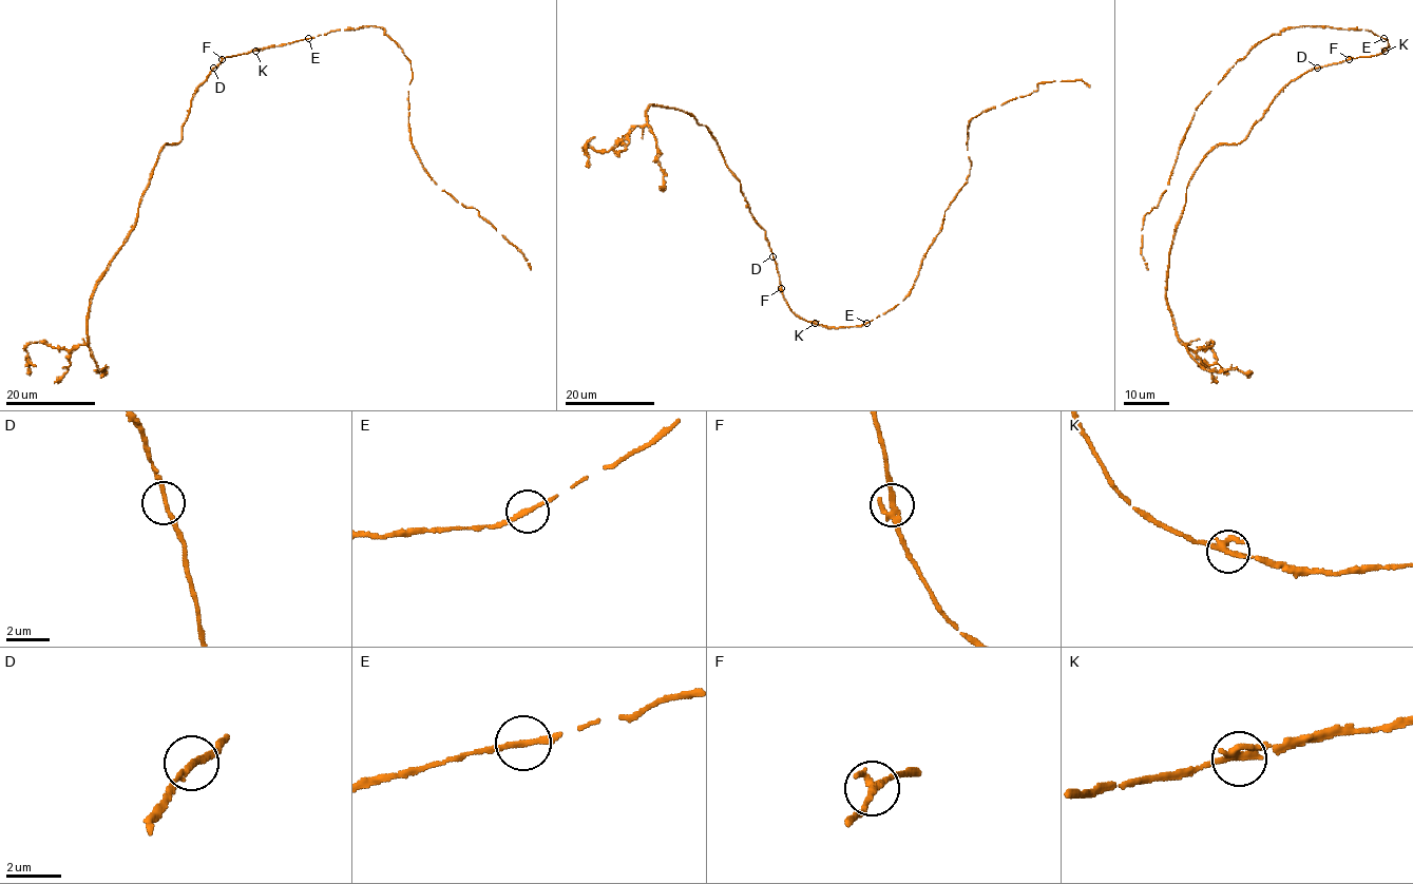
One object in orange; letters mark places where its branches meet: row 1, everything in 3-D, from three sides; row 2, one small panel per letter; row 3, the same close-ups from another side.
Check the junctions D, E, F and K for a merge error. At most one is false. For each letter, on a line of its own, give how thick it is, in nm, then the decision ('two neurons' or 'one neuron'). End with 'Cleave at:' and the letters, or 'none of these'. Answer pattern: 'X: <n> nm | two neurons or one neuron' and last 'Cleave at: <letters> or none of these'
D: 190 nm | one neuron
E: 170 nm | one neuron
F: 190 nm | one neuron
K: 200 nm | one neuron
Cleave at: none of these

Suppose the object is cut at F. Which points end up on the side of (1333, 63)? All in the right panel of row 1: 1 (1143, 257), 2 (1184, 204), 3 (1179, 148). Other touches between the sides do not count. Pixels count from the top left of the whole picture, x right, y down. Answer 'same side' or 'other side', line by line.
1: other side
2: same side
3: other side

